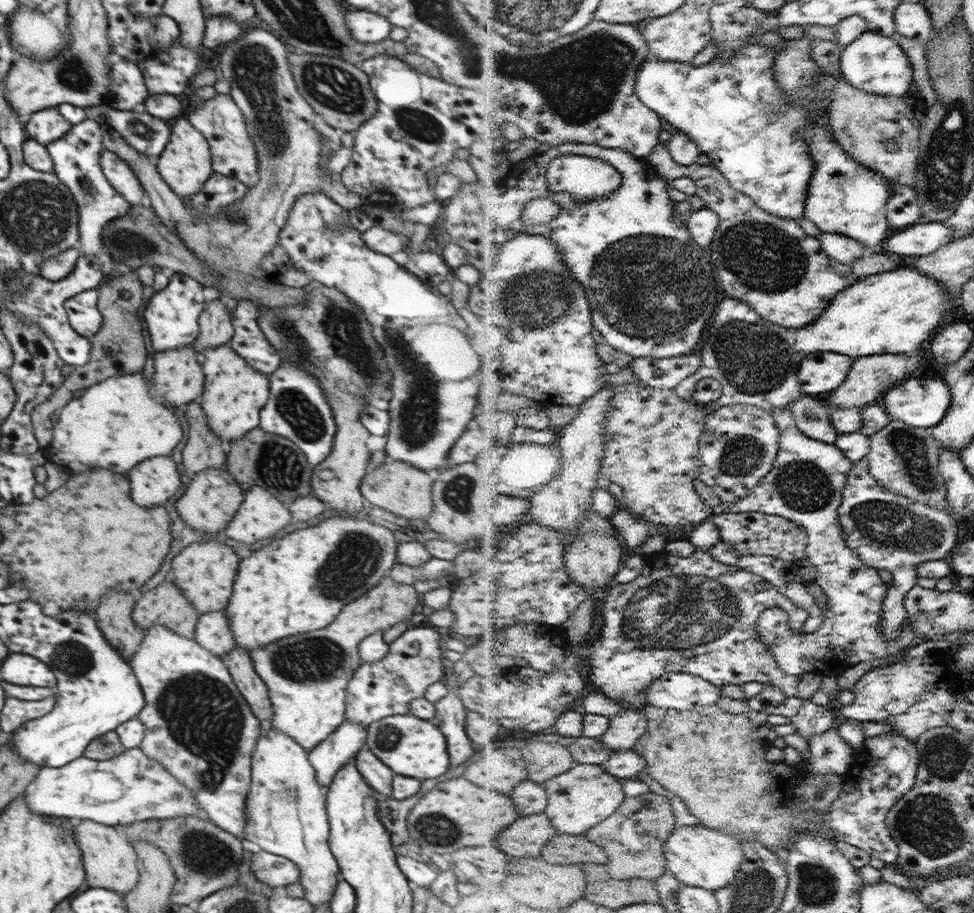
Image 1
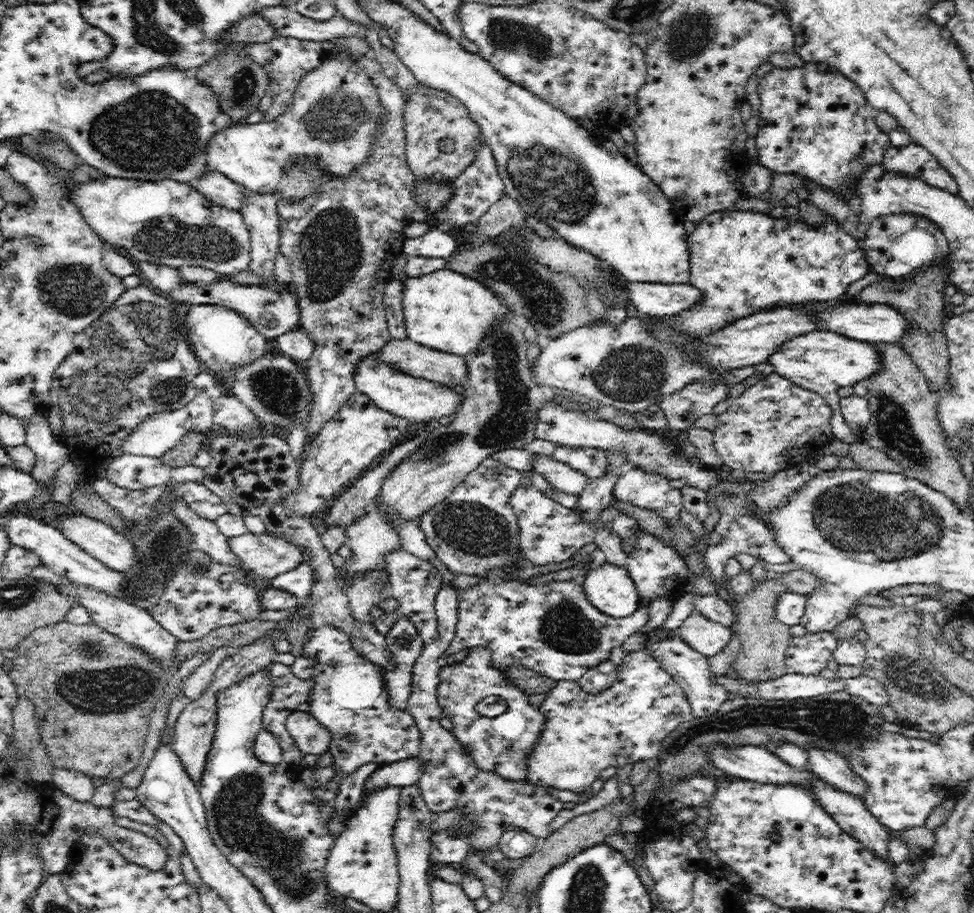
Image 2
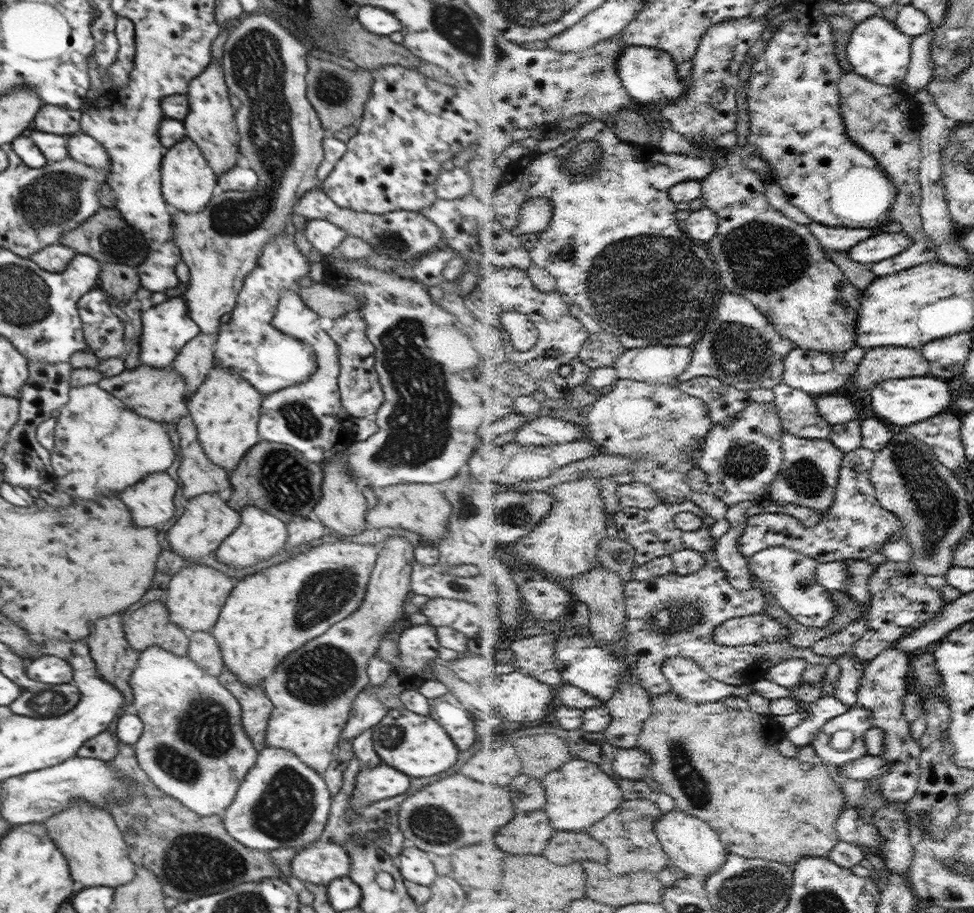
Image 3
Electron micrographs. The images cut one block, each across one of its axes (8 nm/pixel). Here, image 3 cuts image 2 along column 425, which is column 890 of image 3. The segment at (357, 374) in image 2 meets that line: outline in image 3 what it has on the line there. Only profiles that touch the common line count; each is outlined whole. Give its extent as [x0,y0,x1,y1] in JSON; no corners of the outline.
[871,375,954,427]

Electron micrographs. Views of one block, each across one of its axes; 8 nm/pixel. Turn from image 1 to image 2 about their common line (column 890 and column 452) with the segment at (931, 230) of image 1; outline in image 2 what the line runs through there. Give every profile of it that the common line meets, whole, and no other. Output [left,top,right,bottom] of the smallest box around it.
[402,228,459,260]

